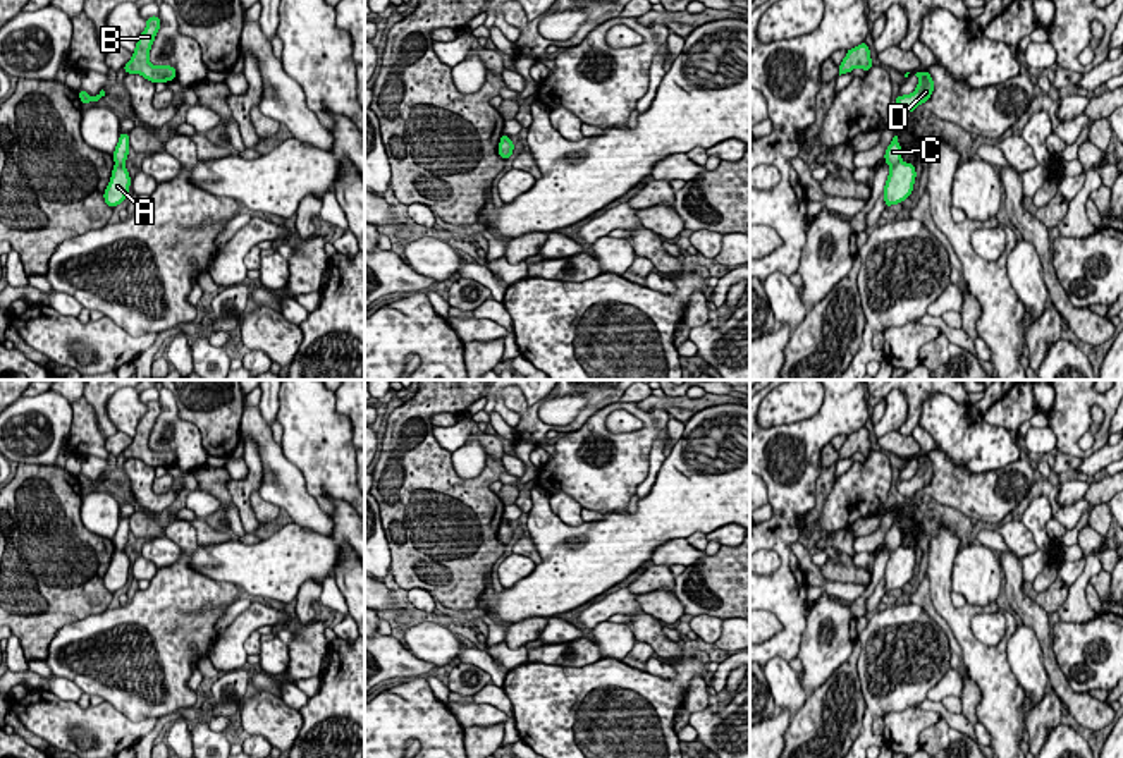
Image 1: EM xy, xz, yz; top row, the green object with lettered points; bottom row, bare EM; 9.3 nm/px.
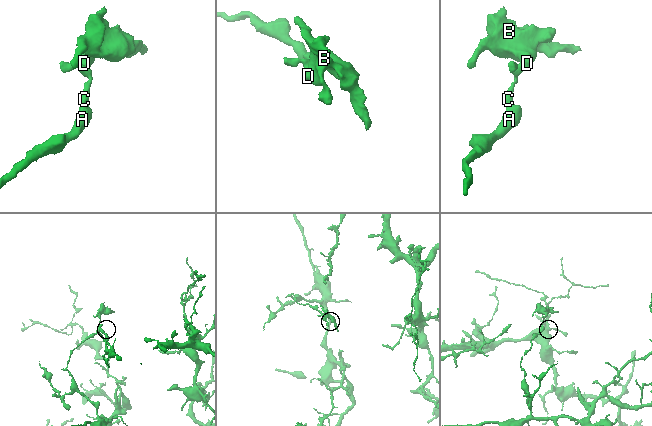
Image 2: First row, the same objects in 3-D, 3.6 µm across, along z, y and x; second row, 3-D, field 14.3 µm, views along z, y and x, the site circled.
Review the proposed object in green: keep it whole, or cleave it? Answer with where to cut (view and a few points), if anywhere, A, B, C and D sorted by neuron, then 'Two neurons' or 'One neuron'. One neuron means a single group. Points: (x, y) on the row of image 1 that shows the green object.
Split along xy (116, 162), (124, 165). Groups: A / B C D. Two neurons

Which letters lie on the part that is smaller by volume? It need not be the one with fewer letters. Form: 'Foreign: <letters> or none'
Foreign: B, C, D

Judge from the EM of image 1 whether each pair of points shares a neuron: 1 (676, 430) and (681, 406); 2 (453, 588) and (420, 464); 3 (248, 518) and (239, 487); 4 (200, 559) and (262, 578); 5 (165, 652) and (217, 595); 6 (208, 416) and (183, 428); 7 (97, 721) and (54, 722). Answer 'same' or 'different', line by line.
1: different
2: same
3: same
4: same
5: same
6: different
7: same

